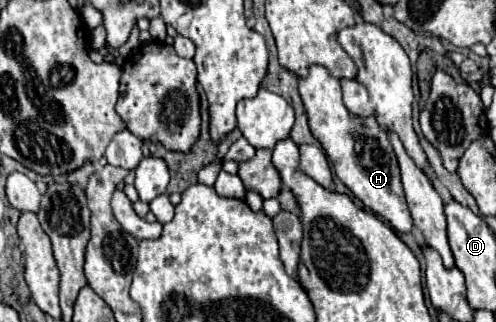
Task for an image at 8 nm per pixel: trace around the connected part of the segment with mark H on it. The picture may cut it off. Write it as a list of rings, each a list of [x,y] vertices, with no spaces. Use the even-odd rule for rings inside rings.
[[[312,65],[308,77],[298,79],[298,87],[306,107],[310,131],[330,157],[338,179],[352,191],[356,199],[364,203],[366,211],[386,219],[398,233],[410,233],[412,217],[404,199],[400,169],[388,133],[384,133],[376,121],[372,121],[372,117],[360,119],[350,115],[342,103],[340,81],[334,79],[324,67]]]

